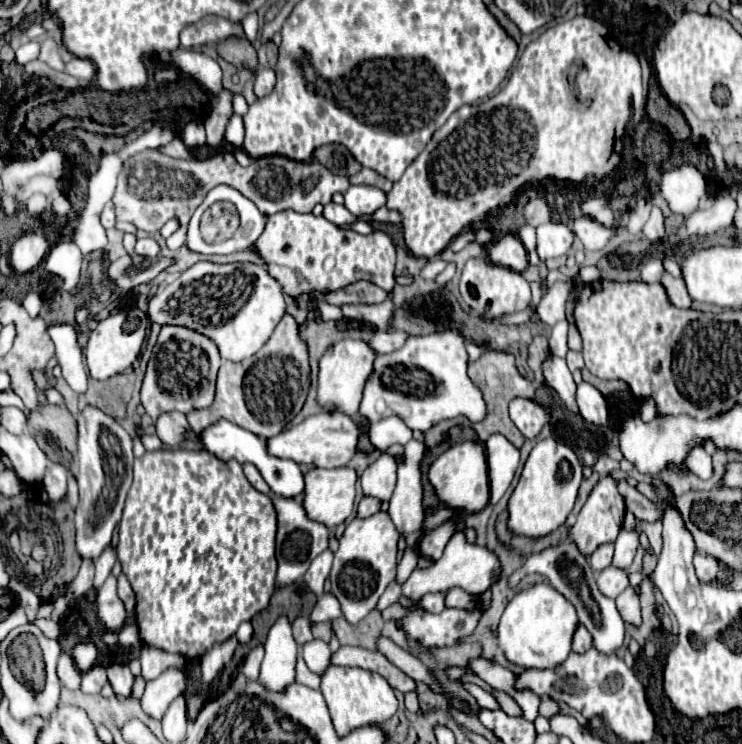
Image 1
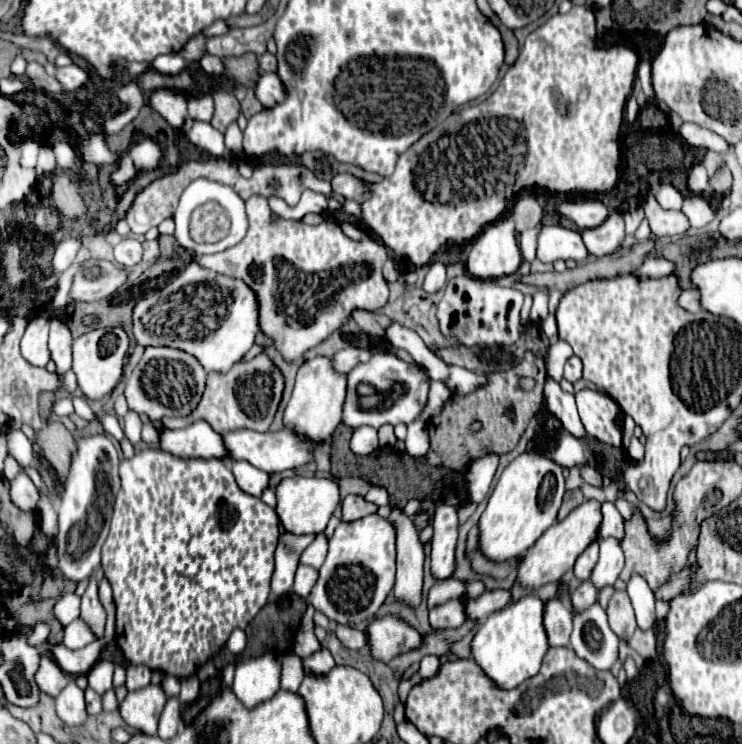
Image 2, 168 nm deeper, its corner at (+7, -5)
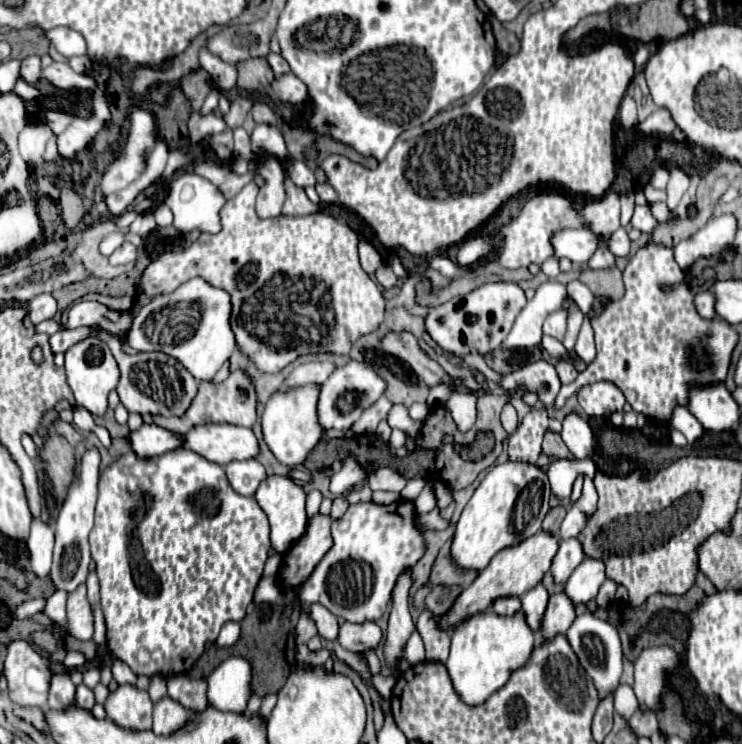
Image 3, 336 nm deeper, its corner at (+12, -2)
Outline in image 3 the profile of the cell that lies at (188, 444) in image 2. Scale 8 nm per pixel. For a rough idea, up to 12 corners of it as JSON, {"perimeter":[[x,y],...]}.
{"perimeter":[[156,424],[128,434],[140,458],[178,448],[182,440]]}

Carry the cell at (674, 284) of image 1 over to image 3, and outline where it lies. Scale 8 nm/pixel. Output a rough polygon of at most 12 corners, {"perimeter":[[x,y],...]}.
{"perimeter":[[698,292],[694,302],[702,318],[718,316],[716,298],[710,292]]}

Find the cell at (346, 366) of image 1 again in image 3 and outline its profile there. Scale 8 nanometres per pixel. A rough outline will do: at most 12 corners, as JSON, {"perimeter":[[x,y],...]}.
{"perimeter":[[320,386],[272,394],[262,438],[284,466],[318,444]]}

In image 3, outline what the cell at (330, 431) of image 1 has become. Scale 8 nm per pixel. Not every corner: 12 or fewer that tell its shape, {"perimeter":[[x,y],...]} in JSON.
{"perimeter":[[204,424],[182,448],[226,466],[258,454],[250,428]]}

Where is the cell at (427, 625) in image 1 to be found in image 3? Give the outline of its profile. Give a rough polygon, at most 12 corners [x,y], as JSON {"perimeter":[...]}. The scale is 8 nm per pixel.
{"perimeter":[[374,622],[340,624],[338,642],[366,652],[382,640]]}

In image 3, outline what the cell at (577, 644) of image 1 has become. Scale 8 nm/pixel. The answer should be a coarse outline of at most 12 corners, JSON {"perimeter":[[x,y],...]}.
{"perimeter":[[542,584],[522,596],[522,612],[532,632],[540,628],[540,614],[548,604]]}

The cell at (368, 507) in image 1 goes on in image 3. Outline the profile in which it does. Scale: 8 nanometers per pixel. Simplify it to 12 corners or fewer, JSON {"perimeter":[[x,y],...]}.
{"perimeter":[[344,496],[334,498],[332,502],[332,520],[346,512],[350,506]]}

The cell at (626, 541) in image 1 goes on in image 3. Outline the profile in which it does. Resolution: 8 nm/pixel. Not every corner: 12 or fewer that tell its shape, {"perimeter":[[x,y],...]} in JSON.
{"perimeter":[[586,558],[564,584],[574,606],[604,584],[604,564]]}

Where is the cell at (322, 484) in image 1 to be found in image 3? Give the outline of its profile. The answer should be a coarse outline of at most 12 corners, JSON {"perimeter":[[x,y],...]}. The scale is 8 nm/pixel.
{"perimeter":[[268,476],[254,498],[284,554],[306,526],[306,492]]}

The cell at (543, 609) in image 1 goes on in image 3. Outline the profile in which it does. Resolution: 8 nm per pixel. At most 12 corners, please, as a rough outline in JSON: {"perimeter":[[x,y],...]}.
{"perimeter":[[476,614],[452,632],[446,670],[468,706],[524,666],[524,614]]}

